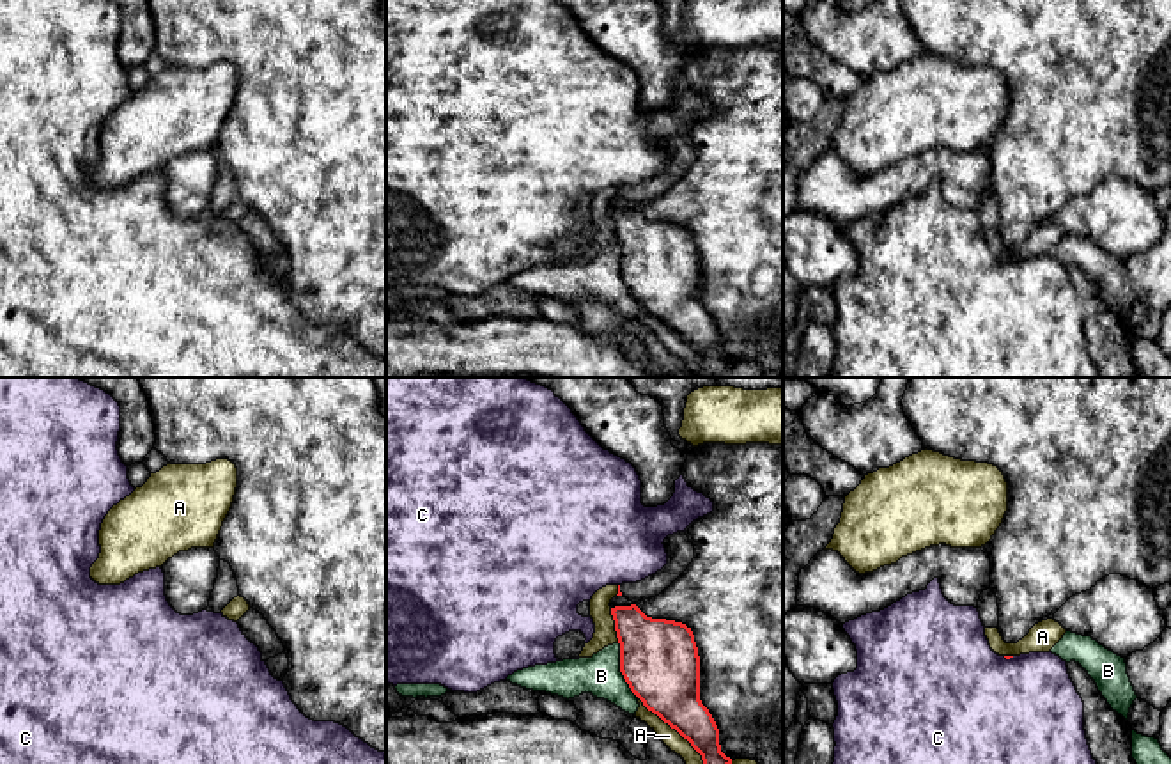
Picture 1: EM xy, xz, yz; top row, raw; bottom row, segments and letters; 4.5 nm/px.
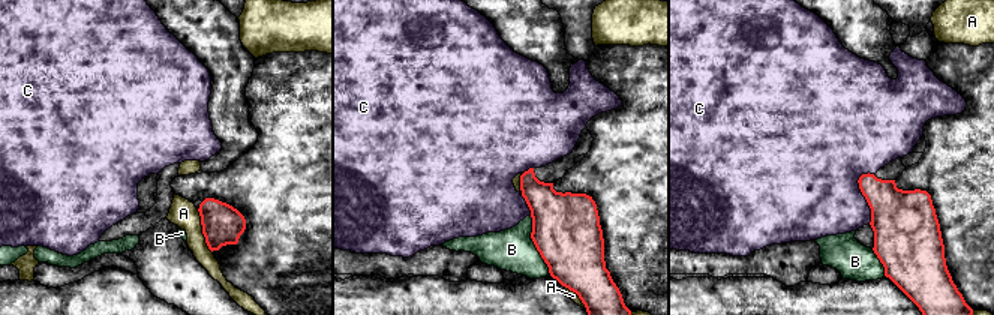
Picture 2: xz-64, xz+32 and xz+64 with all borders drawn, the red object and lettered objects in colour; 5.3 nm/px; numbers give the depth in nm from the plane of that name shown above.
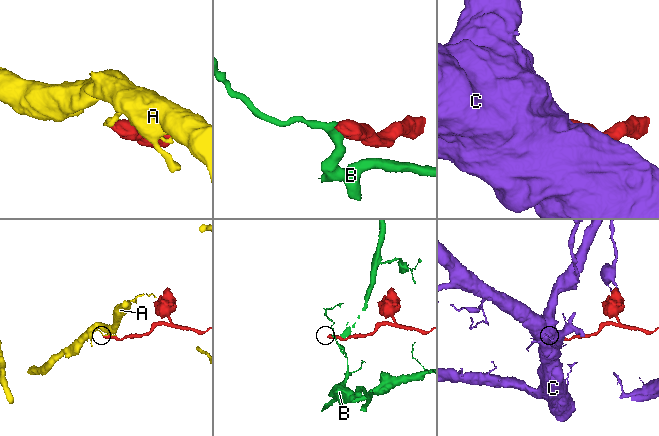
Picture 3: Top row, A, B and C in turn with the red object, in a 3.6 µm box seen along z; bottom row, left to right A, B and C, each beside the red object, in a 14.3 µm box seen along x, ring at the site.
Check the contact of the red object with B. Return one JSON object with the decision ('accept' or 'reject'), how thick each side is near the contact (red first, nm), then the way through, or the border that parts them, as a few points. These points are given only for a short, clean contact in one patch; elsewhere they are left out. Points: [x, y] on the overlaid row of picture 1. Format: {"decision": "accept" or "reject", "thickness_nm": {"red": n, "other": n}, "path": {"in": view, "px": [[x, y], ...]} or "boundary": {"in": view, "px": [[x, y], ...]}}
{"decision": "reject", "thickness_nm": {"red": 360, "other": 180}, "boundary": {"in": "xz", "px": [[617, 642], [619, 670], [636, 695]]}}

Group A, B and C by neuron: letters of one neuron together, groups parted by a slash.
A / B / C

